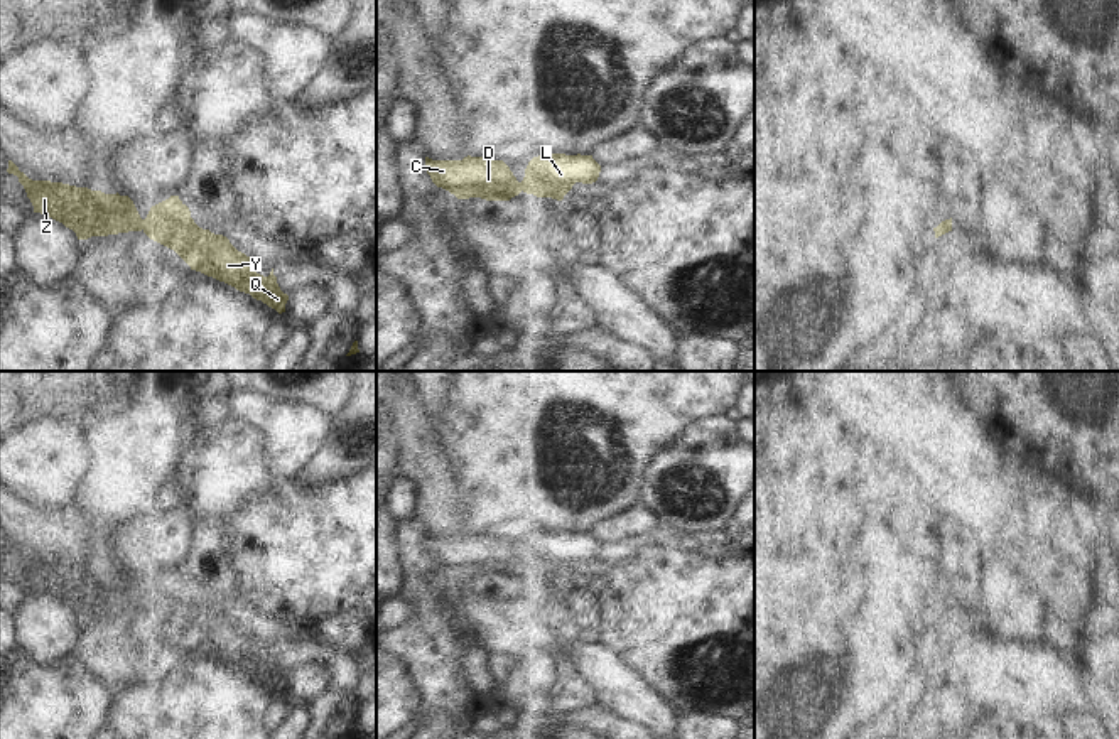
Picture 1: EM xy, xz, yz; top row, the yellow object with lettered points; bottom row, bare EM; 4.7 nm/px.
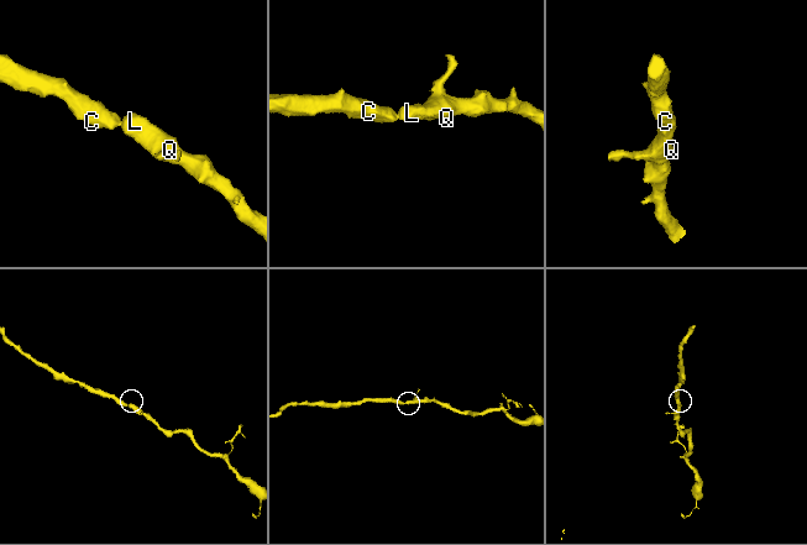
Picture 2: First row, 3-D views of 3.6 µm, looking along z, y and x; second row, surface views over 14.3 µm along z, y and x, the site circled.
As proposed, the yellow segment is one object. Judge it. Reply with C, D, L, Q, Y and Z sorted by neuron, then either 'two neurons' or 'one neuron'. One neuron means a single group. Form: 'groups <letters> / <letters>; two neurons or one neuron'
groups C D L Q Y Z; one neuron

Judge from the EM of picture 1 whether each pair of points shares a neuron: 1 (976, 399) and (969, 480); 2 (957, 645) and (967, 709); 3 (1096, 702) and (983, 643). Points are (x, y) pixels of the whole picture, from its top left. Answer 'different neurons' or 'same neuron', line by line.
1: different neurons
2: different neurons
3: same neuron

